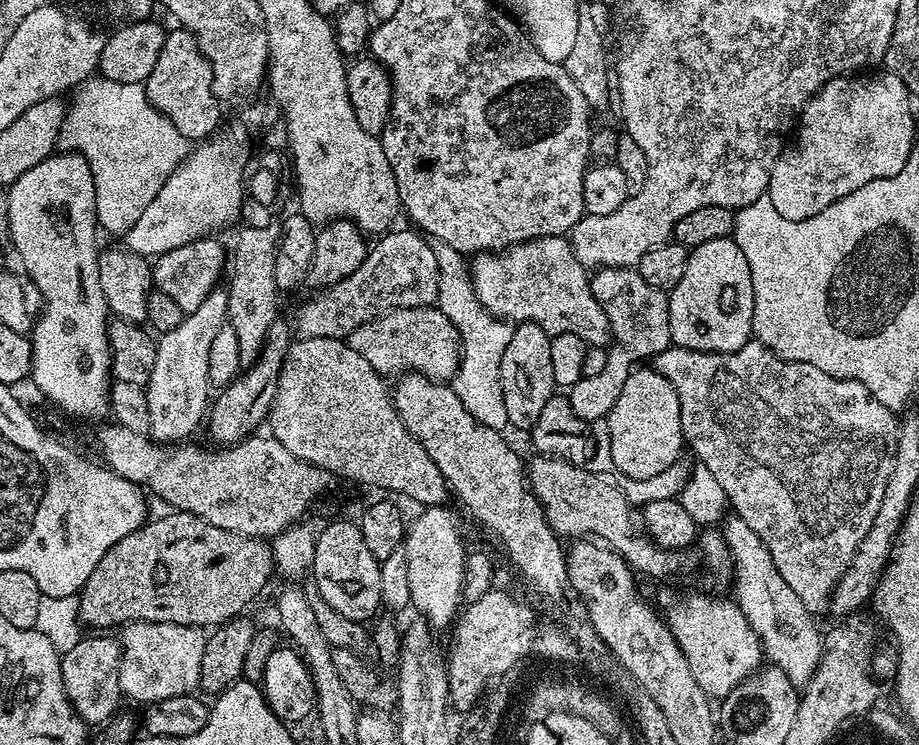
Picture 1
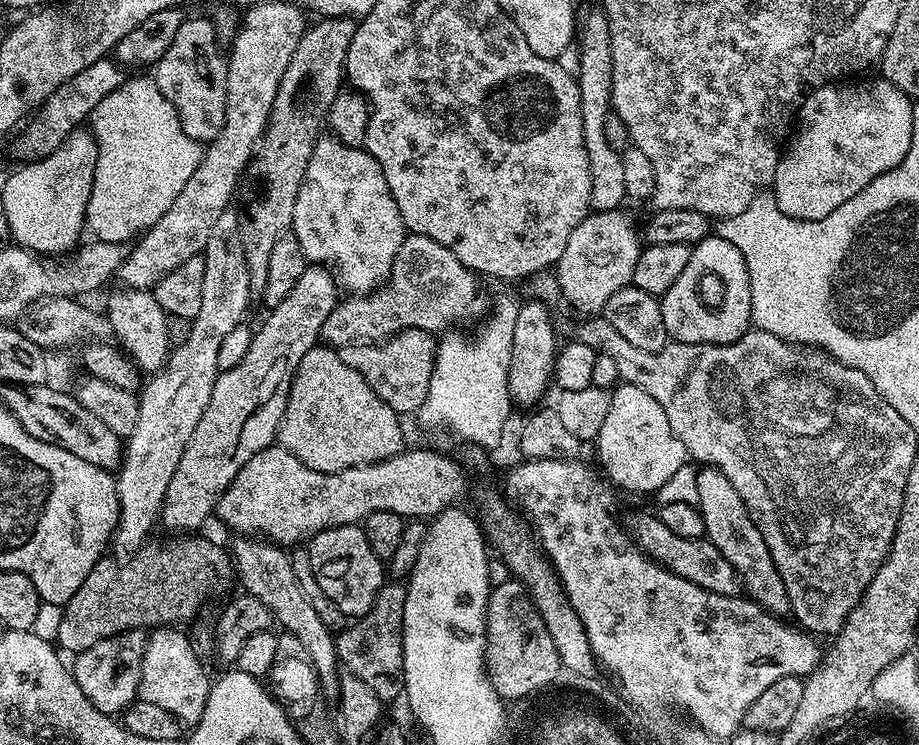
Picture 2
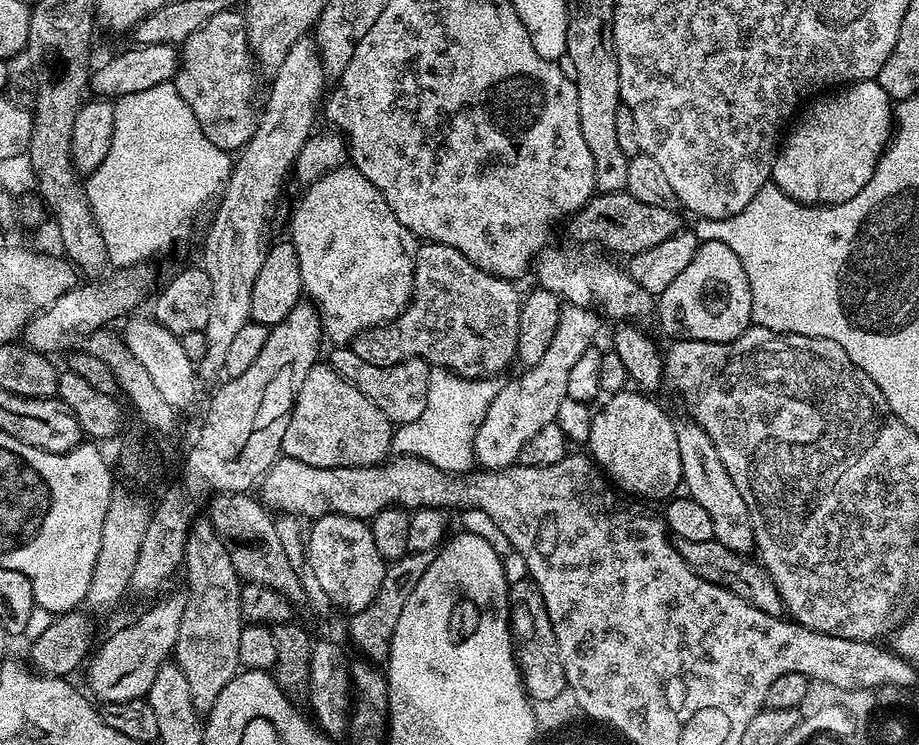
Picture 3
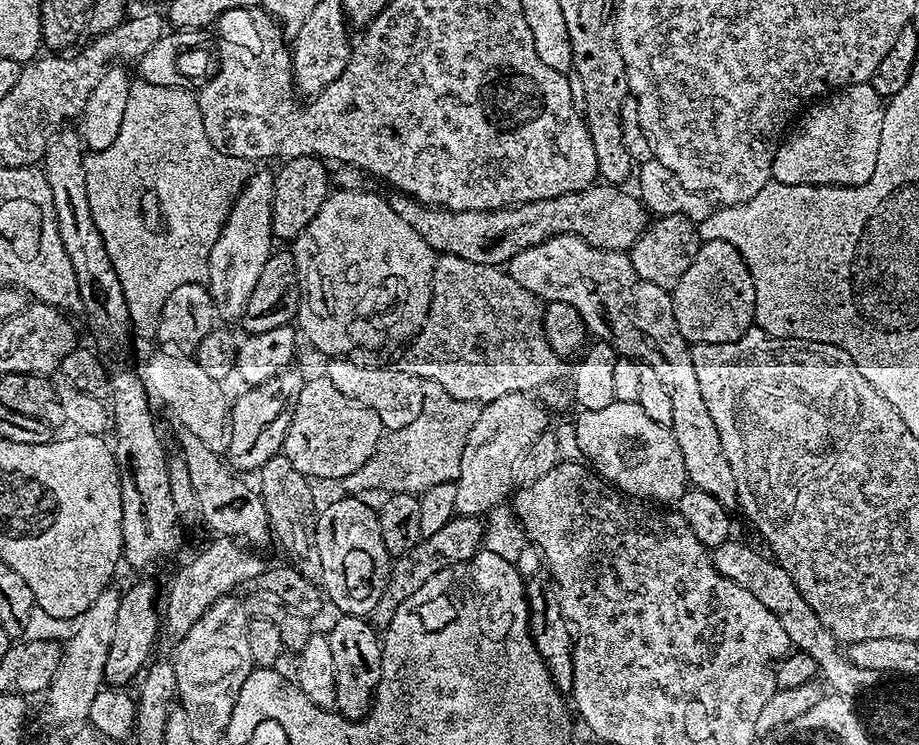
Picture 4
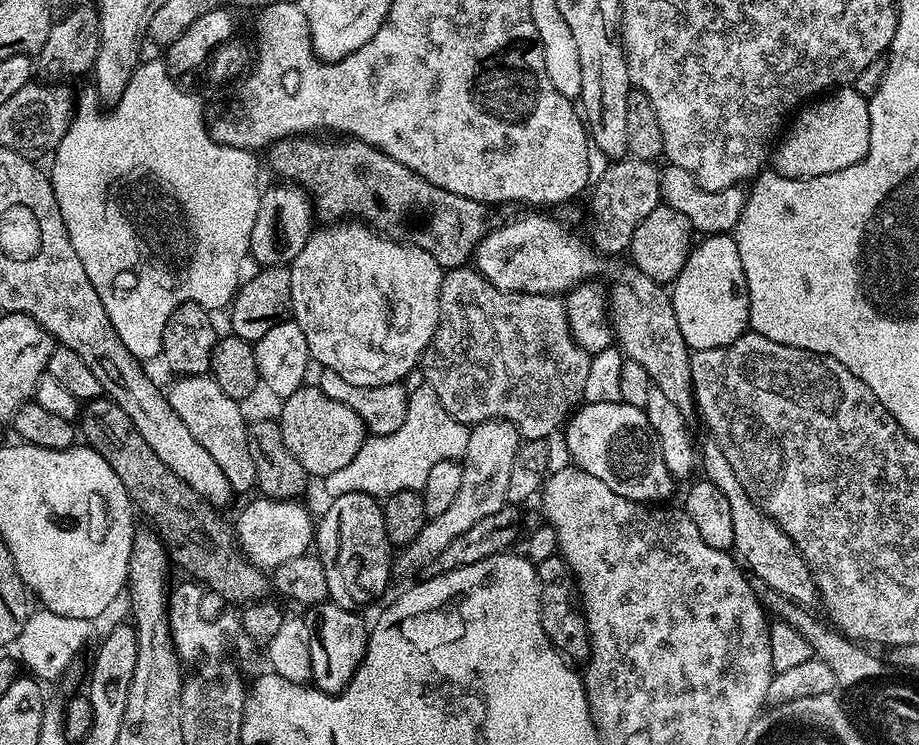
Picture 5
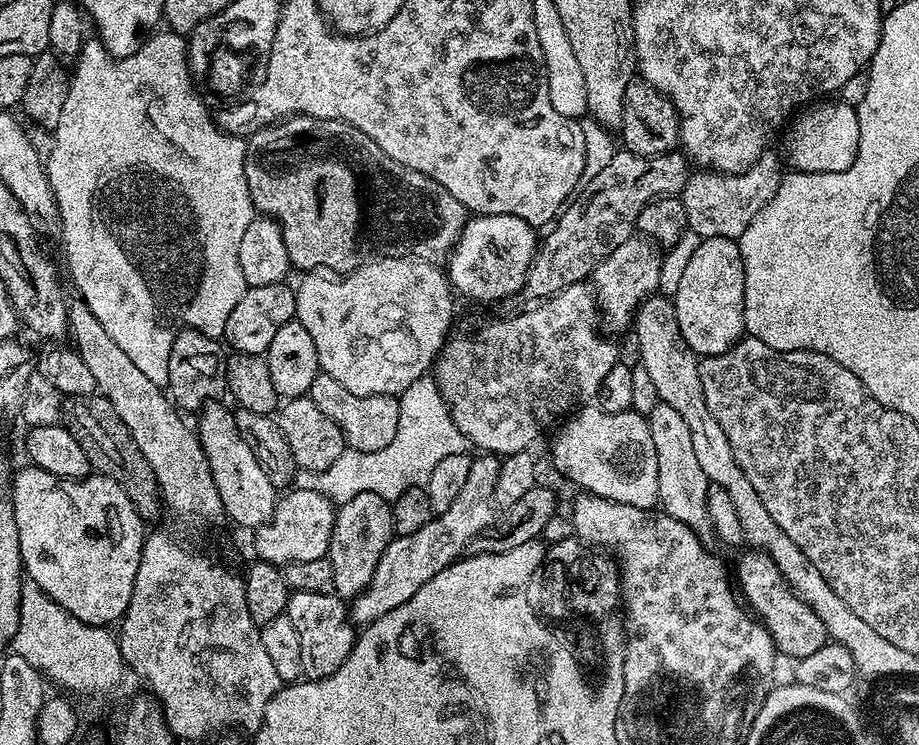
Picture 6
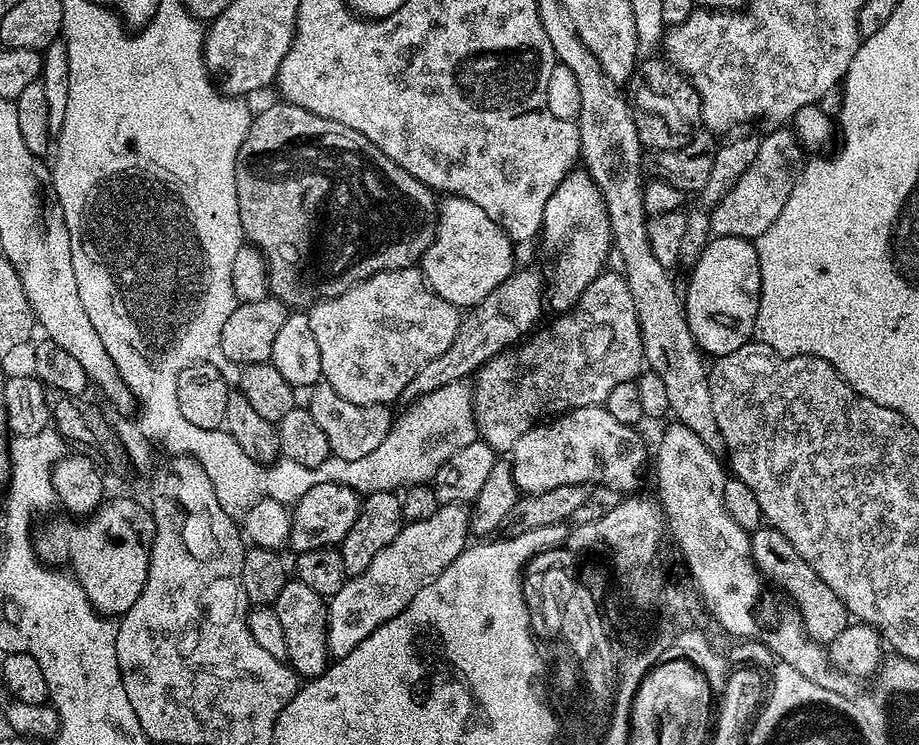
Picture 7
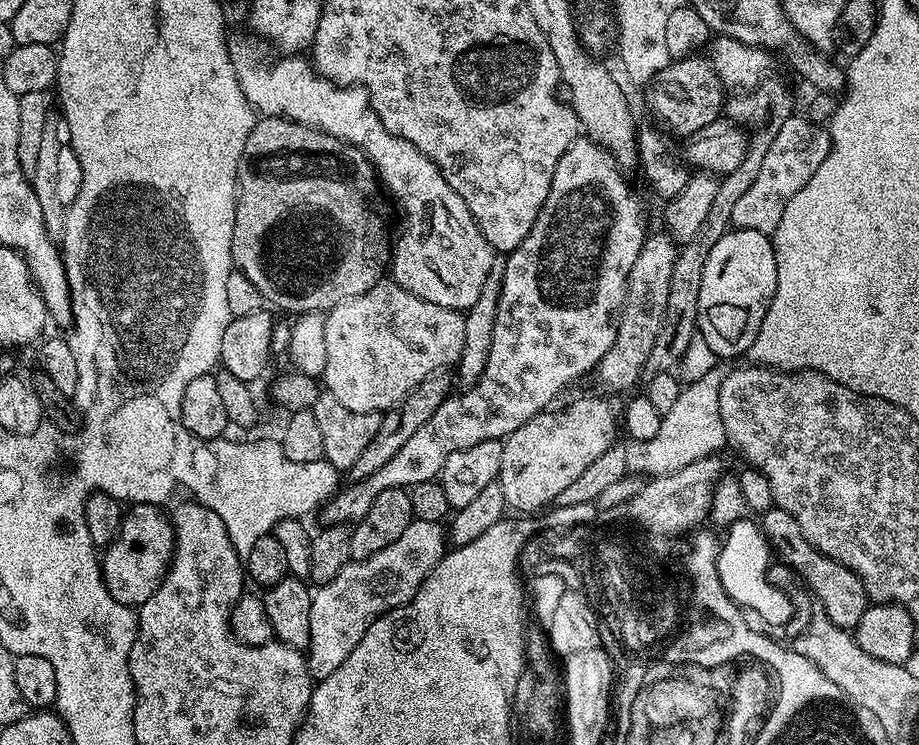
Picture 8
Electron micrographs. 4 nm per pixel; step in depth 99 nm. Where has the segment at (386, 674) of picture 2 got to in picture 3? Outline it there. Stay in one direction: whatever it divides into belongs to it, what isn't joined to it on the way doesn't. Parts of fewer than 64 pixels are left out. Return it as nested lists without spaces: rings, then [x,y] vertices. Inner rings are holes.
[[[407,552],[402,558],[391,561],[385,567],[382,586],[378,586],[378,594],[370,606],[366,606],[361,612],[351,613],[348,624],[348,636],[352,639],[354,647],[360,651],[359,655],[369,662],[387,661],[390,642],[394,634],[394,626],[398,626],[398,614],[402,614],[402,606],[406,598],[410,598],[410,590],[418,586],[418,578],[430,566],[433,553]]]

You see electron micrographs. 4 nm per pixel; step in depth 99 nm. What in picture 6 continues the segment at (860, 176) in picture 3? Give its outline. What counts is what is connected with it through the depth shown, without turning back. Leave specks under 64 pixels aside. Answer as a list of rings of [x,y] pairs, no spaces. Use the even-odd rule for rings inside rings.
[[[824,98],[809,103],[795,113],[794,119],[787,125],[787,132],[783,155],[787,167],[797,172],[841,172],[850,167],[858,154],[860,119],[855,107],[841,98]]]

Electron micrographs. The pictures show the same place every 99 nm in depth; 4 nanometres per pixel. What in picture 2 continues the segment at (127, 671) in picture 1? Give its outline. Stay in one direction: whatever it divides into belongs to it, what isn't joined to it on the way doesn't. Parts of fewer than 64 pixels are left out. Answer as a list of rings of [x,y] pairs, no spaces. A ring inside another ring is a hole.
[[[161,626],[145,639],[138,696],[174,714],[181,725],[195,726],[202,718],[202,710],[206,710],[210,680],[204,677],[200,656],[191,638],[180,631],[184,630],[176,626]]]

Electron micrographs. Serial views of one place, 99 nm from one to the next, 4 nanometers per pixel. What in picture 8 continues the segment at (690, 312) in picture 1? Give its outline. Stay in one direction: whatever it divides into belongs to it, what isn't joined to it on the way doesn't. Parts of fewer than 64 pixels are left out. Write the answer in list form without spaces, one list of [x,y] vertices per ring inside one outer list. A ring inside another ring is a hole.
[[[732,228],[725,232],[722,238],[718,238],[718,242],[714,242],[714,250],[706,254],[706,270],[702,270],[702,286],[698,290],[696,315],[699,339],[704,339],[705,346],[714,355],[743,357],[747,353],[762,326],[762,318],[766,318],[768,304],[774,298],[776,278],[774,248],[769,233],[749,228]]]

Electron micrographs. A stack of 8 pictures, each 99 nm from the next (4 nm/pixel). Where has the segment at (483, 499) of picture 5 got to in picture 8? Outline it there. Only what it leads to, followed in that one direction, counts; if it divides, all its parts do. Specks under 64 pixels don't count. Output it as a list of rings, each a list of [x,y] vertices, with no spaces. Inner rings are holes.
[[[413,518],[406,531],[395,542],[390,542],[386,550],[378,550],[378,554],[365,560],[352,560],[338,578],[319,585],[312,593],[310,642],[306,649],[308,672],[313,681],[330,678],[330,674],[350,658],[354,646],[362,642],[362,634],[366,634],[378,618],[410,603],[445,551],[445,525]]]

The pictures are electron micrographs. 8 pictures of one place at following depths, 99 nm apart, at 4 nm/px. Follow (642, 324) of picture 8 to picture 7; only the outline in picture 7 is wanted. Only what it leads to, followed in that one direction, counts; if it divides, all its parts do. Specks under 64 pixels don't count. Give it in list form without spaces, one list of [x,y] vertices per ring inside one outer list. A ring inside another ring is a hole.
[[[619,271],[601,272],[598,278],[594,278],[594,282],[590,282],[590,286],[586,286],[576,307],[556,319],[558,320],[549,326],[548,332],[540,336],[533,335],[530,344],[524,342],[515,351],[501,352],[499,356],[487,360],[480,371],[475,373],[472,417],[476,420],[479,439],[489,444],[497,454],[511,453],[518,438],[522,438],[526,430],[536,427],[545,418],[570,412],[574,408],[603,405],[614,386],[635,380],[645,367],[644,346],[638,314],[634,310],[634,298],[630,294],[628,281]]]

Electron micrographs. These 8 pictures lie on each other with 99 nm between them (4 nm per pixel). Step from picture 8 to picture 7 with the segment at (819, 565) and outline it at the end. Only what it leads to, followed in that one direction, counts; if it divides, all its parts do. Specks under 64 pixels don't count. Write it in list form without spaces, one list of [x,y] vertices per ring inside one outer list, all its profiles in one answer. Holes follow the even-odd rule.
[[[771,526],[754,529],[750,534],[750,550],[751,558],[761,577],[768,584],[769,582],[777,584],[781,588],[779,589],[781,593],[789,592],[784,594],[790,597],[791,603],[800,613],[804,632],[810,639],[827,646],[834,638],[838,638],[838,634],[842,634],[842,630],[848,628],[850,613],[848,607],[842,602],[842,598],[838,598],[838,594],[834,594],[834,590],[830,590],[830,586],[826,586],[826,582],[822,582],[818,574],[814,574],[814,566],[810,566],[810,562],[802,559],[798,550],[794,550],[794,546],[790,546],[782,530]]]

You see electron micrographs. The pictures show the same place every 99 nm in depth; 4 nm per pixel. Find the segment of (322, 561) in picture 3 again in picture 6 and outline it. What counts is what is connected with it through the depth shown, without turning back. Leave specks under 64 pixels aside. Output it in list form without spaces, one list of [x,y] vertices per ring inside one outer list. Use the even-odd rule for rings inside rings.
[[[357,494],[350,502],[339,505],[326,557],[330,566],[334,566],[335,595],[350,602],[362,594],[370,578],[374,578],[374,570],[378,570],[378,562],[393,538],[392,505],[386,498],[378,498],[378,494]]]

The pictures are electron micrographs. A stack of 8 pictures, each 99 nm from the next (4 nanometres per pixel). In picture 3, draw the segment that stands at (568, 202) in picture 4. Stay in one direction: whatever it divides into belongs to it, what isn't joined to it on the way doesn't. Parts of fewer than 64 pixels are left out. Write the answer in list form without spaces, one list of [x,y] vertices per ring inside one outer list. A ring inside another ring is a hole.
[[[625,190],[593,195],[583,208],[572,213],[567,224],[574,239],[597,241],[602,247],[617,252],[621,258],[627,258],[642,254],[642,250],[650,250],[650,246],[658,246],[666,238],[678,234],[685,227],[683,218],[675,207],[649,206],[646,202],[638,202],[638,198]]]

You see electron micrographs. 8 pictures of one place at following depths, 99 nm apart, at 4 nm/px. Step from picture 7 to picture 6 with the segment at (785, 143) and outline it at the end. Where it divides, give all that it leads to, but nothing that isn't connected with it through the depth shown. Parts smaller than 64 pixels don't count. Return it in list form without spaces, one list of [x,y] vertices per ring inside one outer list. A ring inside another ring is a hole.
[[[772,150],[765,151],[764,155],[755,164],[750,165],[745,172],[721,174],[711,170],[693,171],[689,175],[682,193],[691,235],[694,234],[696,238],[703,238],[705,240],[710,238],[726,238],[727,240],[739,241],[740,236],[746,230],[746,226],[750,226],[750,222],[754,222],[758,210],[762,210],[762,206],[766,206],[766,202],[770,202],[770,198],[774,198],[774,194],[780,186],[782,179],[780,164],[782,168],[782,160],[779,155],[777,156],[772,153]]]

